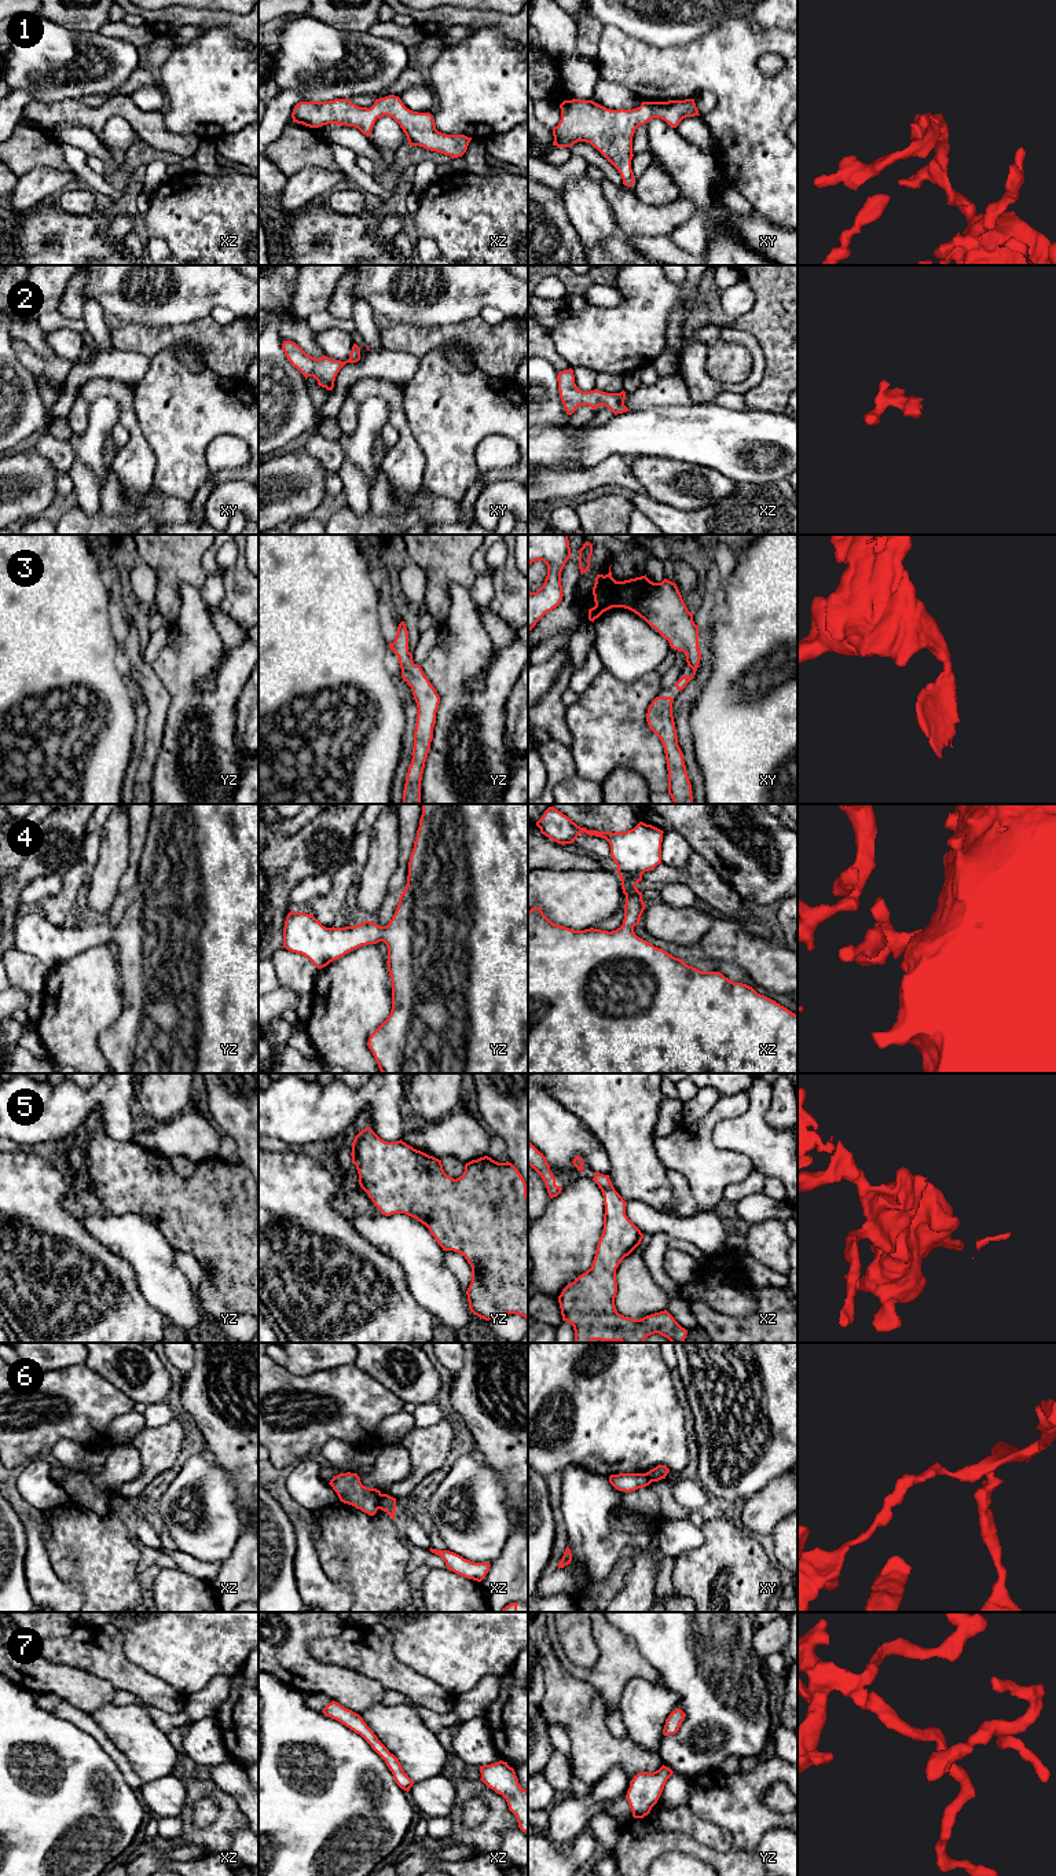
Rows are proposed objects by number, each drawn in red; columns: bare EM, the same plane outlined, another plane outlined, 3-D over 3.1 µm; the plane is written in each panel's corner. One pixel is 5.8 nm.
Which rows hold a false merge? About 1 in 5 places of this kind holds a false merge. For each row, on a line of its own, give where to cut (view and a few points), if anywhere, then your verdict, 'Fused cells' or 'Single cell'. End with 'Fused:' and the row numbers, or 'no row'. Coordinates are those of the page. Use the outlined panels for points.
1: No split. Single cell
2: No split. Single cell
3: No split. Single cell
4: No split. Single cell
5: No split. Single cell
6: Split along xz (381, 1494), (377, 1508). Fused cells
7: No split. Single cell
Fused: 6

